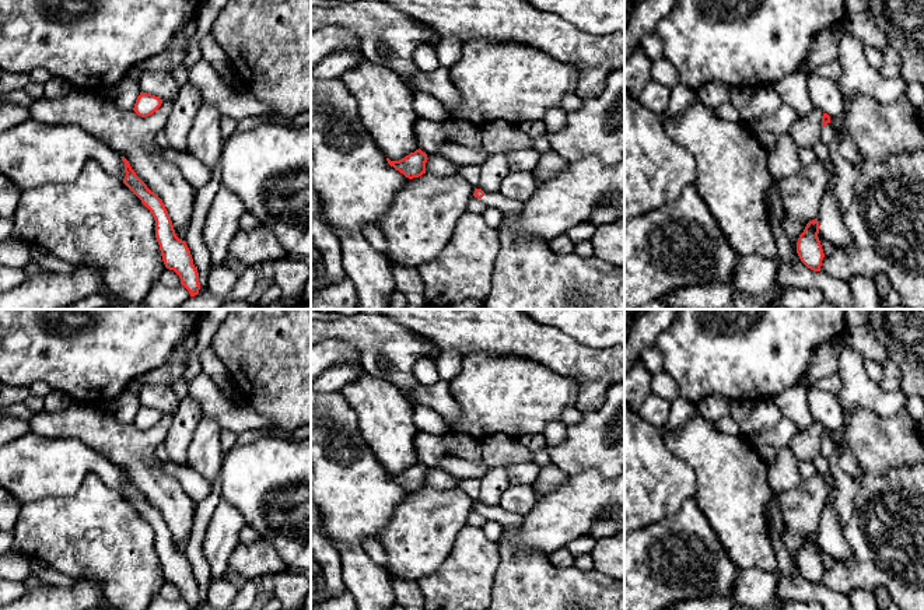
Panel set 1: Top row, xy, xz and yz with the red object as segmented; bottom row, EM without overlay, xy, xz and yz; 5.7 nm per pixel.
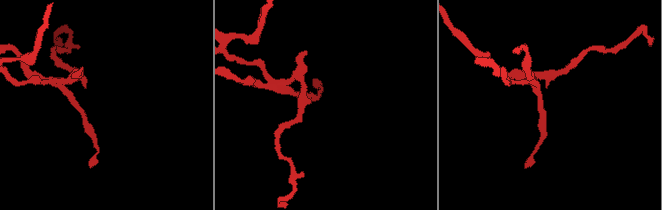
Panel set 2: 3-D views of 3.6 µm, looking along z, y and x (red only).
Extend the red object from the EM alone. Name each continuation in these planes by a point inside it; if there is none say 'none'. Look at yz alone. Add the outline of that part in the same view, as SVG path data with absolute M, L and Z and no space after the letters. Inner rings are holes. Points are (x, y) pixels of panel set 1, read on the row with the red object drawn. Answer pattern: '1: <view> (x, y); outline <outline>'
1: yz (826, 135); outline M827 123L820 132L820 141L827 144L832 141L832 139L833 139L833 126L832 123Z

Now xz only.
1: xz (528, 274); outline M487 192L480 200L504 215L497 228L500 252L484 309L624 309L624 266L606 263L595 255L582 257L574 252L554 253L547 241L525 235L512 225L512 220L522 211L521 201Z

